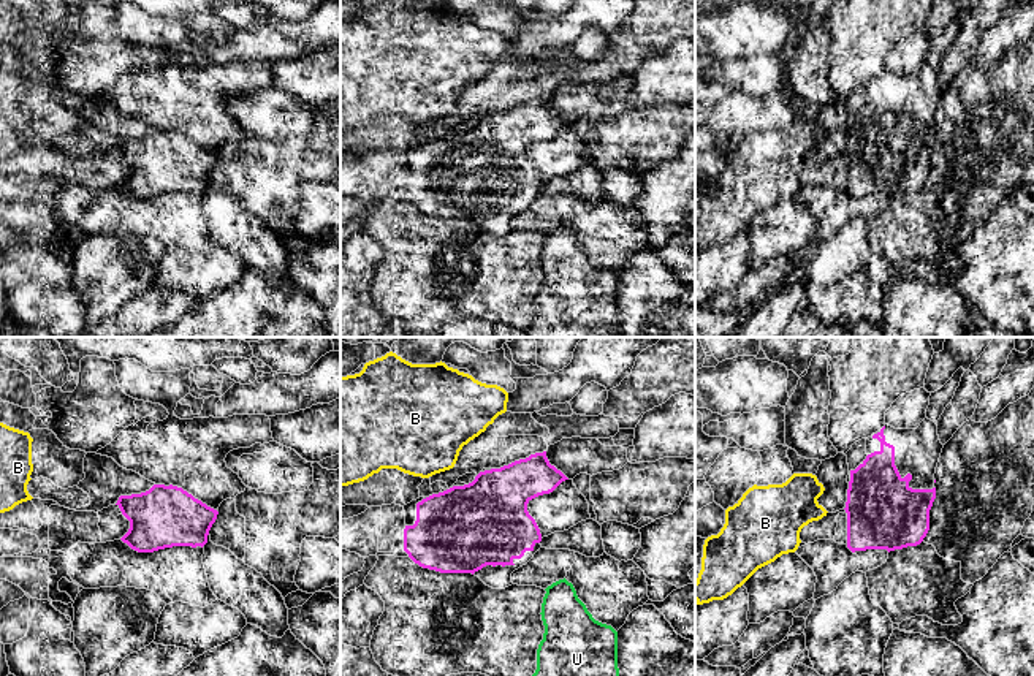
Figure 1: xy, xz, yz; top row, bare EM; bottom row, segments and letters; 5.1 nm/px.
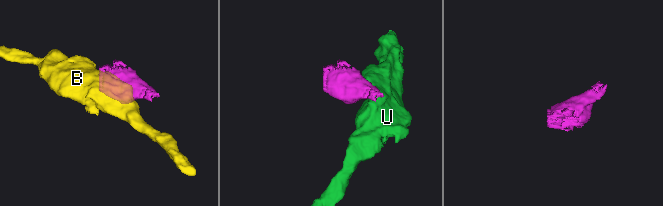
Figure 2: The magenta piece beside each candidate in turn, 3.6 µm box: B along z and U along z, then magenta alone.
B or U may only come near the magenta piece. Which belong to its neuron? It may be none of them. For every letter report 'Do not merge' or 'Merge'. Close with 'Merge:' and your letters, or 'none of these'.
B: Do not merge
U: Do not merge
Merge: none of these

